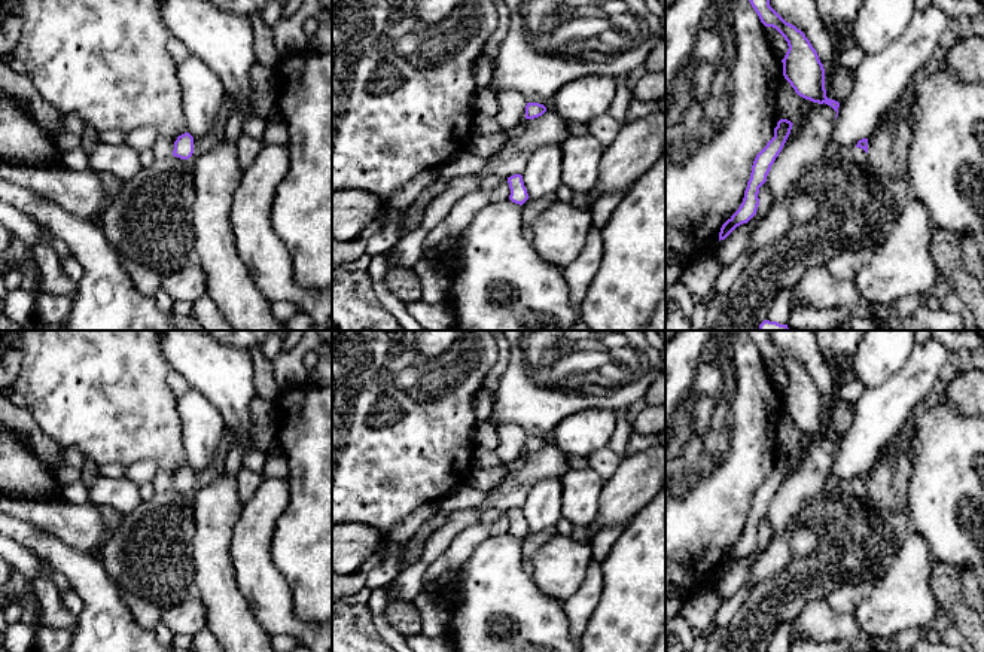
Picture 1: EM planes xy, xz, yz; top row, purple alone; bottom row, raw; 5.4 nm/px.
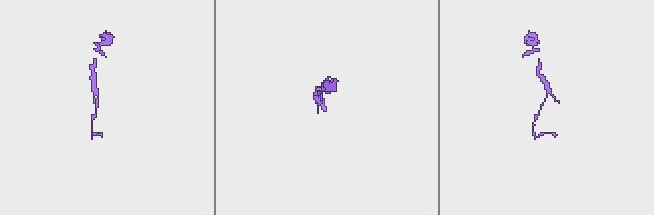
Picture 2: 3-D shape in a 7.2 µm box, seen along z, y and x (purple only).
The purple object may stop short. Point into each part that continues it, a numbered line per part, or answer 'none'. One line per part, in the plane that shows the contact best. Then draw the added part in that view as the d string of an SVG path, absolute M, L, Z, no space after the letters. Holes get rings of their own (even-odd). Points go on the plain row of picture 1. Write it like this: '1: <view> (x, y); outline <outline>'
none

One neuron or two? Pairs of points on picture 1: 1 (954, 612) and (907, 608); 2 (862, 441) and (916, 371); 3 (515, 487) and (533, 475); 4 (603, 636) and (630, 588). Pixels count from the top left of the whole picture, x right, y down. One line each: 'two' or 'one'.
1: two
2: one
3: one
4: one

